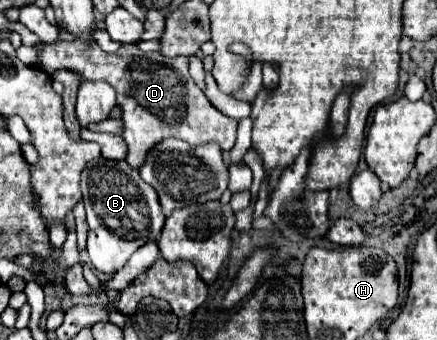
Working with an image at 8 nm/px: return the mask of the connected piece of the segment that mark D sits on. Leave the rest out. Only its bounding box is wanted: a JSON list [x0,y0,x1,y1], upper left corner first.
[39,27,237,169]

